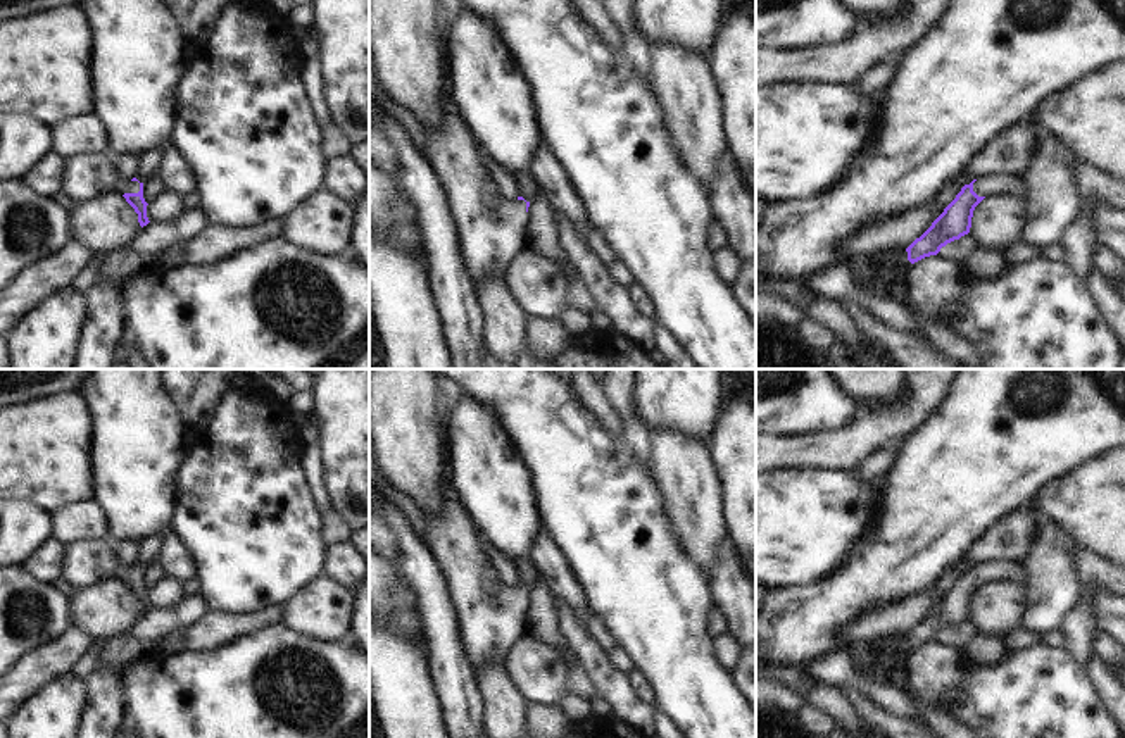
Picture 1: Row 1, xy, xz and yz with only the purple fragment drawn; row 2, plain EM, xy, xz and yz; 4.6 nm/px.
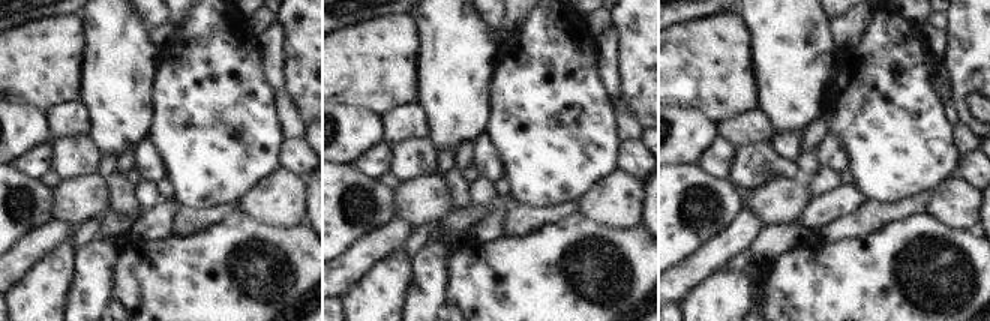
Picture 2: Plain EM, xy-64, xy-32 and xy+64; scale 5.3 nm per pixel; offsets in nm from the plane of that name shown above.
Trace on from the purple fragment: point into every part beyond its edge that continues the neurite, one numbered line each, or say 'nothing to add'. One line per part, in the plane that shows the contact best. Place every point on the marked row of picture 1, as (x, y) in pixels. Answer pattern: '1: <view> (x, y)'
1: xy (87, 176)

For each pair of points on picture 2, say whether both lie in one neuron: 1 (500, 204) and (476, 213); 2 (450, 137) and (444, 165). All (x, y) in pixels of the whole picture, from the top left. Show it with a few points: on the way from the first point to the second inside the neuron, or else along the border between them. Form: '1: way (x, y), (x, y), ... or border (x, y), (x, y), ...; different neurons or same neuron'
1: way (494, 207), (482, 212); same neuron
2: border (453, 149), (438, 150); different neurons

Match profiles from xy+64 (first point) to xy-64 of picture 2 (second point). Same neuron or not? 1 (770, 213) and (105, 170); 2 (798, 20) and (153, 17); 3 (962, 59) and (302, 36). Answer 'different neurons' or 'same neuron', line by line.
1: different neurons
2: different neurons
3: same neuron

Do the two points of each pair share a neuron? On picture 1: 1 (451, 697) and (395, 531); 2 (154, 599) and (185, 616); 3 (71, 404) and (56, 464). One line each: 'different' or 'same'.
1: same
2: different
3: same

